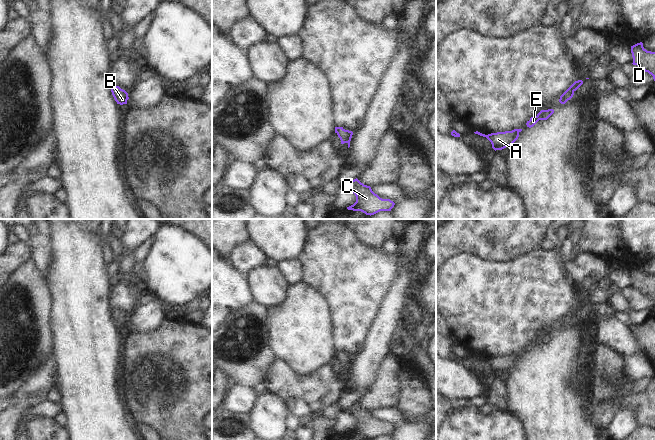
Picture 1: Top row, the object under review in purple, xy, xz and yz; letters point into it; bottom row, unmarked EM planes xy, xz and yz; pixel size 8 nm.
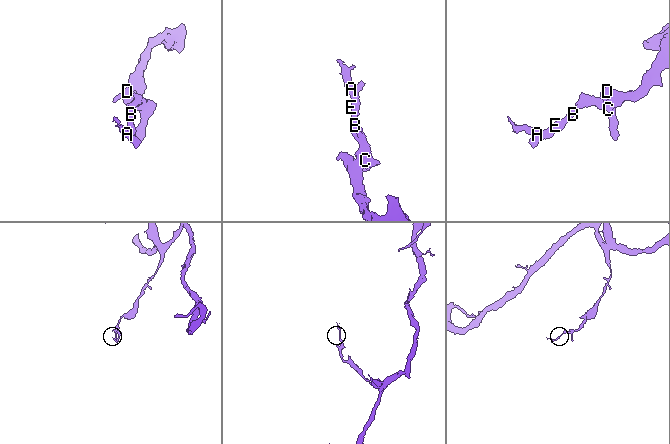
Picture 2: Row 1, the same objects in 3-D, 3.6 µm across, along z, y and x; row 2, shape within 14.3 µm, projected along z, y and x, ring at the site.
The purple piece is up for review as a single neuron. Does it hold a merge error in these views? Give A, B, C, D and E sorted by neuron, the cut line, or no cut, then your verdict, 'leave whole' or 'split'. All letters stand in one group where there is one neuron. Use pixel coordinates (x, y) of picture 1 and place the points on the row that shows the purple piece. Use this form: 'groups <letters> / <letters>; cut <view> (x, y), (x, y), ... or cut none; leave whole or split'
groups A B C D E; cut none; leave whole

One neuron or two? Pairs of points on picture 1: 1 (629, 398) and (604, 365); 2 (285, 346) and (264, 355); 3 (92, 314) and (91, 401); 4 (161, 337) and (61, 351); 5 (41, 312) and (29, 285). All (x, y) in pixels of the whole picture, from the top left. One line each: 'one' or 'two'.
1: one
2: two
3: one
4: two
5: one

